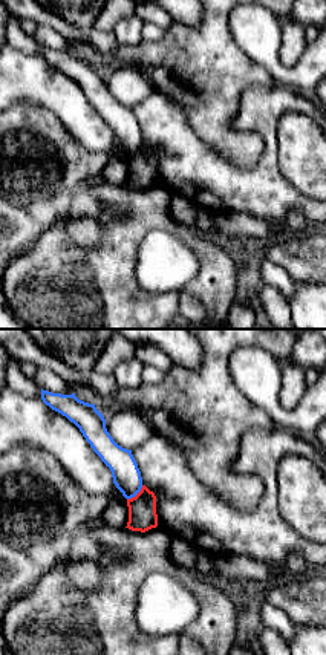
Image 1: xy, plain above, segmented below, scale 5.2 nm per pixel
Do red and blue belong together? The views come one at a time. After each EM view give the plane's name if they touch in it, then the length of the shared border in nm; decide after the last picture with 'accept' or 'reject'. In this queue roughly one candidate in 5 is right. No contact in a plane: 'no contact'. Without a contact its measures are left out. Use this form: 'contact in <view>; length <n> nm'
contact in xy; length 120 nm

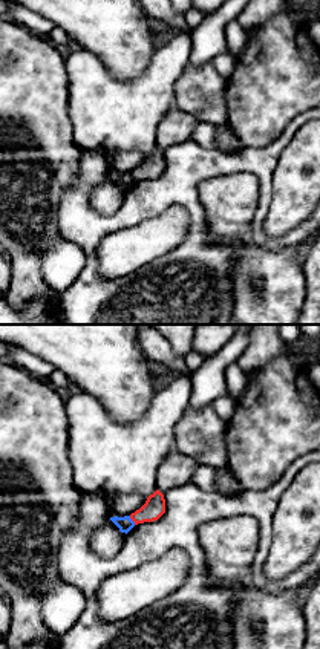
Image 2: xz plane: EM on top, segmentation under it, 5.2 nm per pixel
contact in xz; length 60 nm

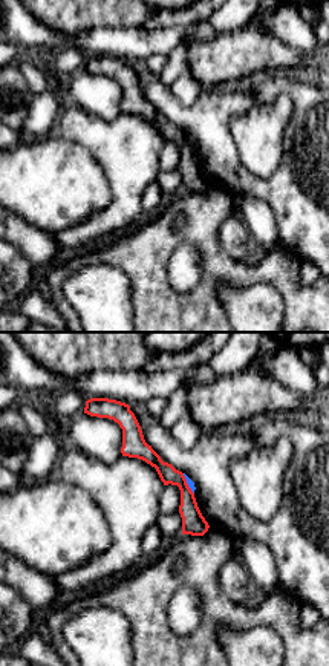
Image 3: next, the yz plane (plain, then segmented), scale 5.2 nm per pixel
contact in yz; length 130 nm

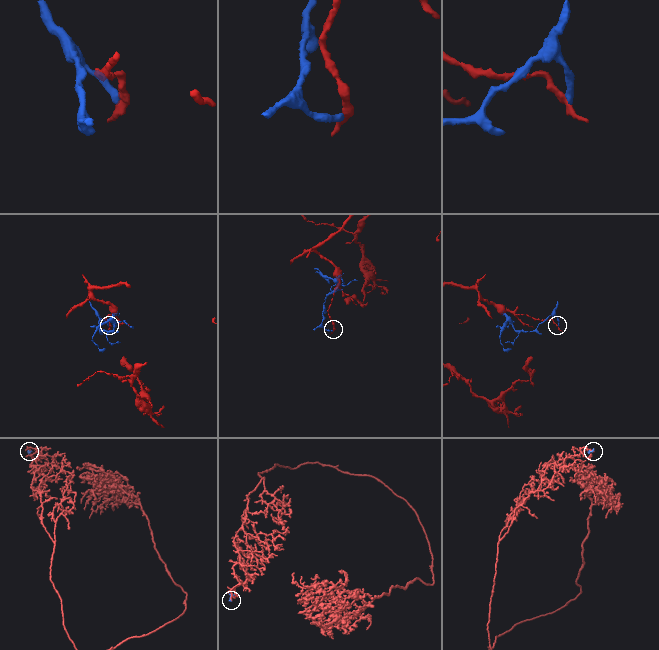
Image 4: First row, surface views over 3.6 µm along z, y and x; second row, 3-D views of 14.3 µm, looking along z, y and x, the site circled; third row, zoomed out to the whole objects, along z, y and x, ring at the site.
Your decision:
reject

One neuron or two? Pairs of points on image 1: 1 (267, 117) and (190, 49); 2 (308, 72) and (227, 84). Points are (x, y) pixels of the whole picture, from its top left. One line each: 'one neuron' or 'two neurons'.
1: two neurons
2: two neurons

